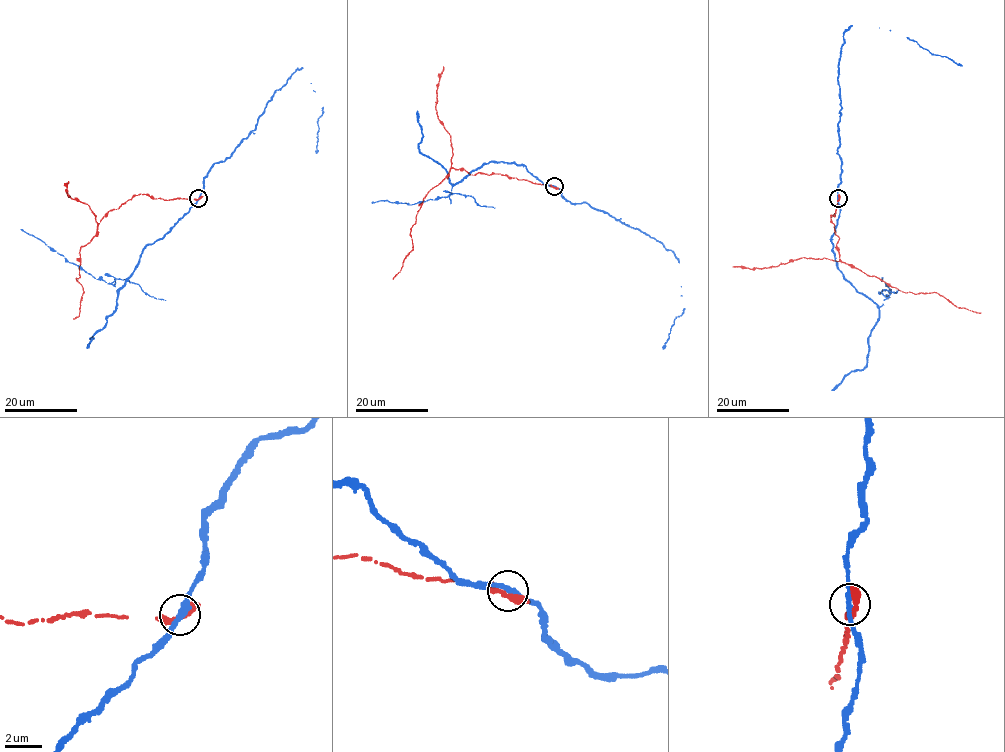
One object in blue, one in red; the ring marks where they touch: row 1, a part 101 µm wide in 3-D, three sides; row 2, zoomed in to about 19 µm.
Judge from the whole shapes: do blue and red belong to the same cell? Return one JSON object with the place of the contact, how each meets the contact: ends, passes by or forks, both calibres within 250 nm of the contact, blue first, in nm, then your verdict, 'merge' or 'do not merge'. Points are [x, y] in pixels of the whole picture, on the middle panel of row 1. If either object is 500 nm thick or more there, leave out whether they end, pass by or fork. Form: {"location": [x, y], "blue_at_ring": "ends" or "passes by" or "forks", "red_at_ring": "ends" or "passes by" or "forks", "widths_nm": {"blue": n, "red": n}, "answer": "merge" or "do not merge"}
{"location": [554, 186], "blue_at_ring": "passes by", "red_at_ring": "ends", "widths_nm": {"blue": 320, "red": 480}, "answer": "do not merge"}

